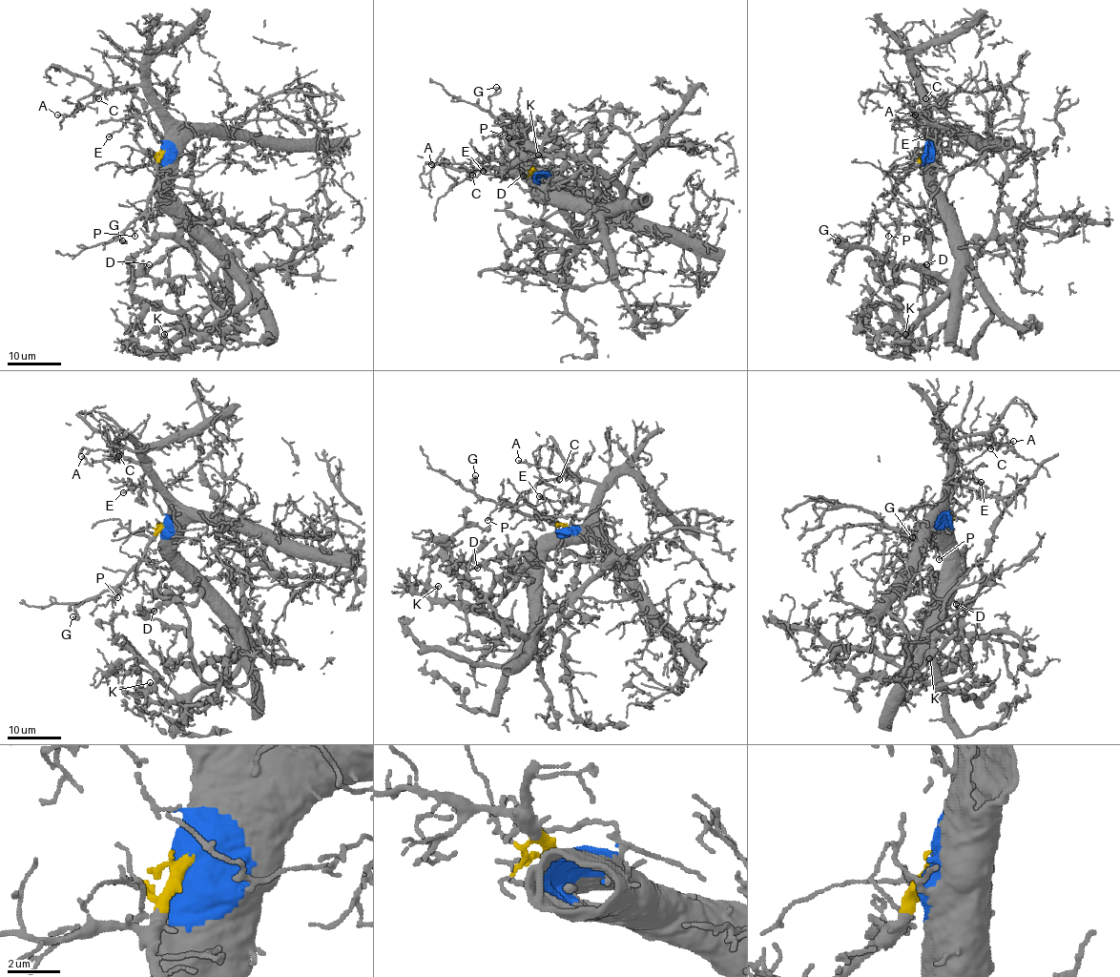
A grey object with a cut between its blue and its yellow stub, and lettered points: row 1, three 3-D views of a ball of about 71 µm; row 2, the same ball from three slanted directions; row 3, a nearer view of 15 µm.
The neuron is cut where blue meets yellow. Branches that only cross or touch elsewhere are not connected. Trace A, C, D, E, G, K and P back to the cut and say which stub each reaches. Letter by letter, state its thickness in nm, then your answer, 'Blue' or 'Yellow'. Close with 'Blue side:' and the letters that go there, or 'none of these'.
A: Thickness 150 nm. Blue
C: Thickness 140 nm. Blue
D: Thickness 130 nm. Blue
E: Thickness 130 nm. Blue
G: Thickness 140 nm. Yellow
K: Thickness 150 nm. Blue
P: Thickness 140 nm. Yellow
Blue side: A, C, D, E, K

